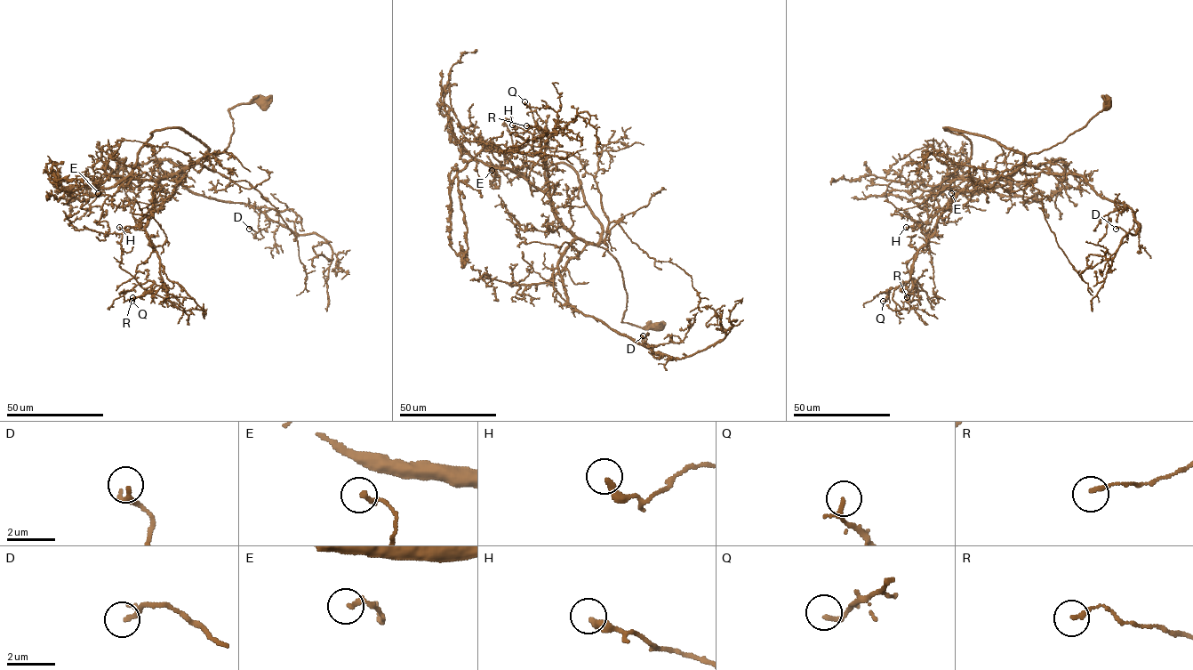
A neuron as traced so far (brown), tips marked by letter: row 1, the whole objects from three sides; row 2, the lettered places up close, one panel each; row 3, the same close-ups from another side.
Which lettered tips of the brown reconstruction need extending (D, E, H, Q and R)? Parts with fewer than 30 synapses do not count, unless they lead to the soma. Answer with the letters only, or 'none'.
none

